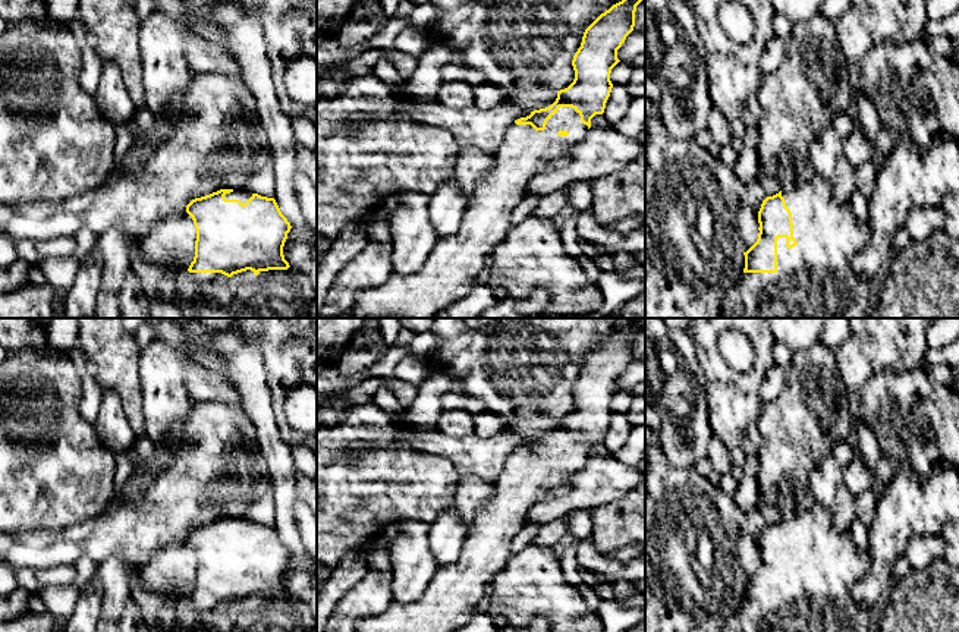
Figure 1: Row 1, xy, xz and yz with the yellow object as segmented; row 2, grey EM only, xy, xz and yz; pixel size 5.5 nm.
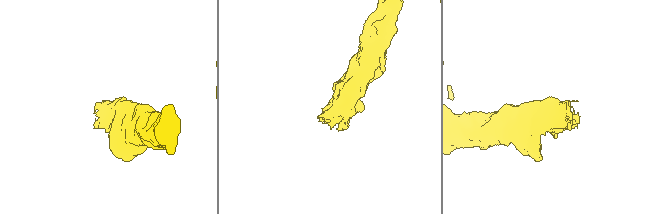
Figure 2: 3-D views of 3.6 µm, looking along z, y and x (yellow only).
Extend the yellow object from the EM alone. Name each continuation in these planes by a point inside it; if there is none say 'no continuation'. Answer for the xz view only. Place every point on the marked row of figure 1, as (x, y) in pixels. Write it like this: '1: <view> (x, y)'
1: xz (452, 269)

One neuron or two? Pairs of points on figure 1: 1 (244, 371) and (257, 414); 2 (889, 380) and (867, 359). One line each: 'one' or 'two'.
1: one
2: two

